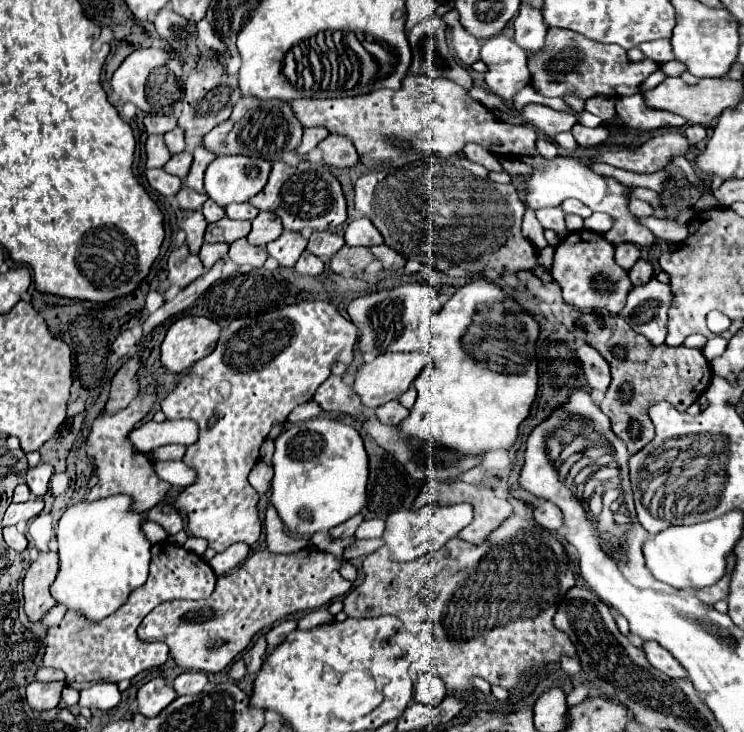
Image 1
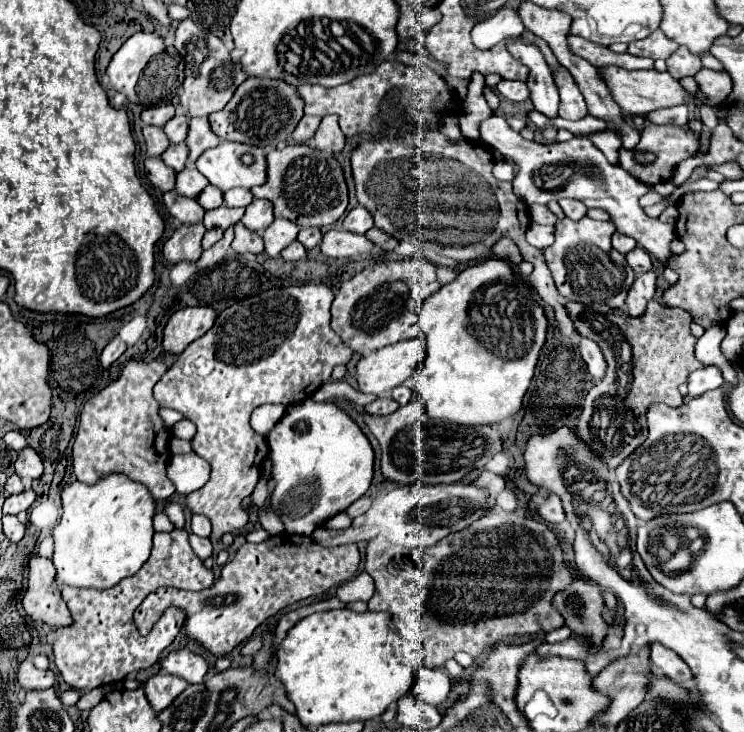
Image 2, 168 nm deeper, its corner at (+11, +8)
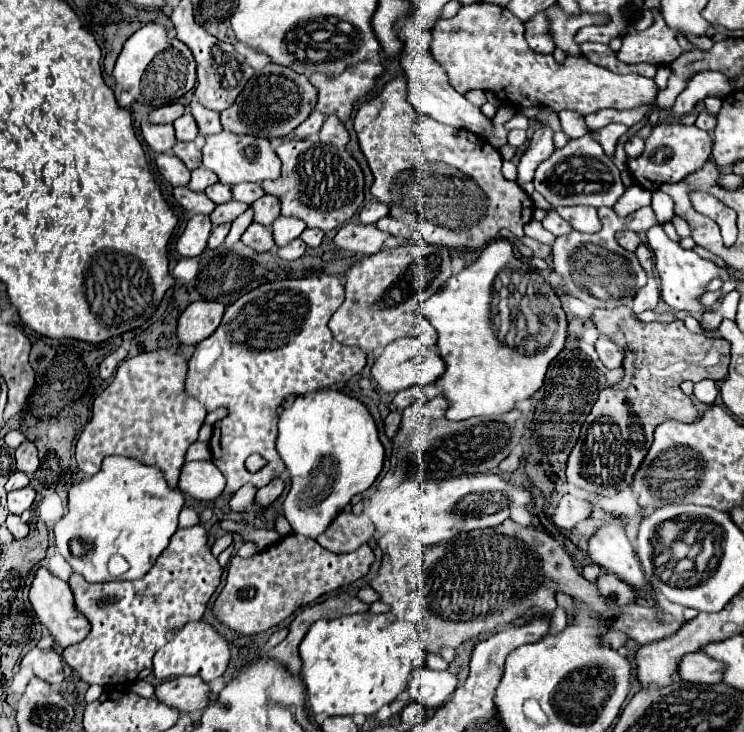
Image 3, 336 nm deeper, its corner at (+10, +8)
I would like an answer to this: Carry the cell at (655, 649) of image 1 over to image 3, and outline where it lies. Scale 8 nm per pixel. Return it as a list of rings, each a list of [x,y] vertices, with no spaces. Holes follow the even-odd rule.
[[[697,651],[681,657],[681,663],[677,665],[677,675],[689,683],[711,685],[721,681],[721,669],[723,669],[723,663]]]

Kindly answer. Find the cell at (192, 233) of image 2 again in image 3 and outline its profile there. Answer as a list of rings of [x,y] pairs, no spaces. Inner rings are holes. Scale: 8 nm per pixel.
[[[195,215],[189,219],[183,235],[177,239],[177,253],[181,257],[197,257],[207,247],[211,233],[211,221],[207,215]]]

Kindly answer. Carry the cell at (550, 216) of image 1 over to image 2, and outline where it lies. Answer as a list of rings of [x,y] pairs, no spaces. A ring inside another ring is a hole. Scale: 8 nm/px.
[[[532,205],[530,215],[532,215],[532,221],[540,223],[540,225],[556,225],[556,221],[558,221],[556,215],[546,205]]]

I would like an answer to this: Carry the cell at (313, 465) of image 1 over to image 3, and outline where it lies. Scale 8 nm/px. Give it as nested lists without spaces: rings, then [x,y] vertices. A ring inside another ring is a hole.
[[[315,391],[295,399],[295,403],[285,409],[279,417],[279,435],[277,435],[277,451],[289,471],[291,487],[283,501],[283,517],[293,527],[293,533],[315,539],[321,535],[329,523],[343,511],[351,499],[373,485],[383,469],[383,445],[377,435],[377,427],[369,411],[363,403],[353,397],[347,397],[339,391]]]

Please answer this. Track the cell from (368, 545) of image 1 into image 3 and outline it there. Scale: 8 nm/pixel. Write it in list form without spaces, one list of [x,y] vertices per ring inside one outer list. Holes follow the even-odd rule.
[[[339,513],[333,523],[323,531],[315,541],[333,553],[349,553],[357,547],[365,545],[375,533],[375,525],[371,519],[363,515],[353,513]]]

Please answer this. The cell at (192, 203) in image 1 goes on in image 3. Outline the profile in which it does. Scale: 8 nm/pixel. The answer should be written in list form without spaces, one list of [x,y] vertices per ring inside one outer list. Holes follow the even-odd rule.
[[[197,167],[191,171],[191,181],[189,181],[189,189],[191,191],[203,191],[205,187],[217,183],[217,175],[213,175],[213,171],[207,171],[203,167]]]

